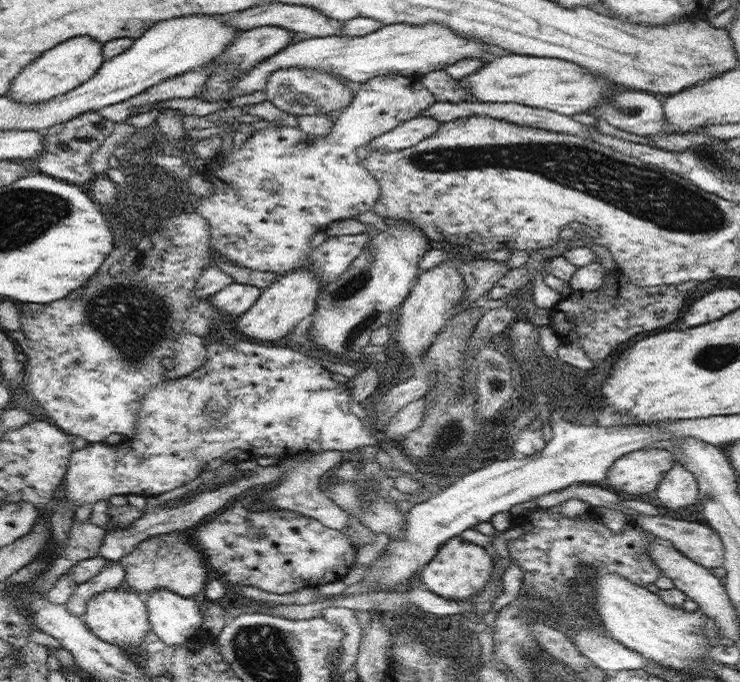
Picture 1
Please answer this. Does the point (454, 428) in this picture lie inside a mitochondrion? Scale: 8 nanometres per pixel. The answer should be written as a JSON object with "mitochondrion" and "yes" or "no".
{"mitochondrion":"yes"}

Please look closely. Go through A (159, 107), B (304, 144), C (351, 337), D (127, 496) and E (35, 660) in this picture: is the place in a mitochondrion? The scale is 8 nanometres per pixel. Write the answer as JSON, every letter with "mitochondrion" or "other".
{"A":"other","B":"mitochondrion","C":"mitochondrion","D":"other","E":"other"}

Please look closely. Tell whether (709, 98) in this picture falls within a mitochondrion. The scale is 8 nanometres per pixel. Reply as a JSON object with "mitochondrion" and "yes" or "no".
{"mitochondrion":"no"}

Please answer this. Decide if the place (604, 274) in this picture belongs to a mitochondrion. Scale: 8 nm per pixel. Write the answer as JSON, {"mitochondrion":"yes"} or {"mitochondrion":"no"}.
{"mitochondrion":"no"}

